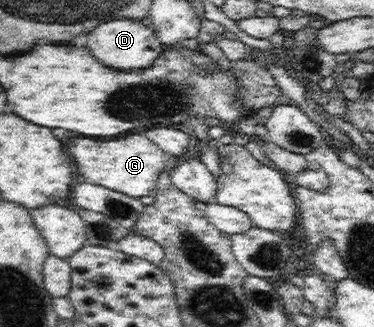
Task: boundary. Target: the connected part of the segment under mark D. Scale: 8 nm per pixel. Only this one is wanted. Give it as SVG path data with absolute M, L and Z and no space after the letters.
M119 18L101 23L93 33L87 35L87 47L93 55L109 67L115 69L141 69L151 68L157 56L163 52L164 46L156 35L151 24L146 21Z

